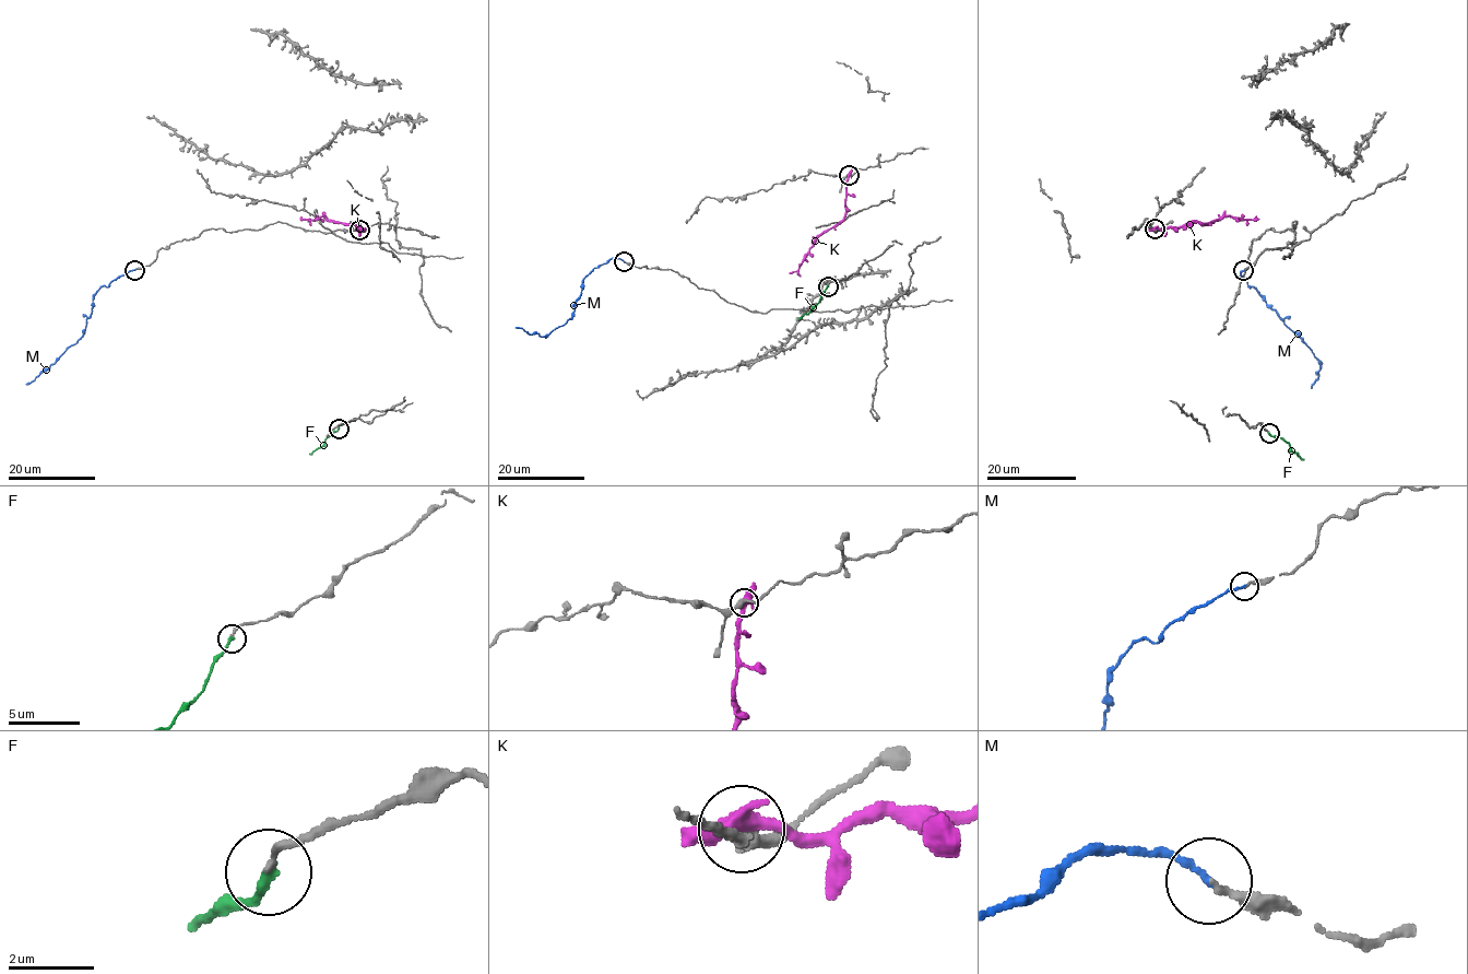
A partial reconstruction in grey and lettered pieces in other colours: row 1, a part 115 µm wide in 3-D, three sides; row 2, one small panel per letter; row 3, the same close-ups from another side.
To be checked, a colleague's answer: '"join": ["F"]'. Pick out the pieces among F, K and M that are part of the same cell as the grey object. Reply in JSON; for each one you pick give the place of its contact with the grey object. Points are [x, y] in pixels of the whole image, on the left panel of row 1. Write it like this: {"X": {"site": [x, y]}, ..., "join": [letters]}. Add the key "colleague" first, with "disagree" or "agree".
{"colleague": "disagree", "M": {"site": [134, 270]}, "join": ["M"]}

